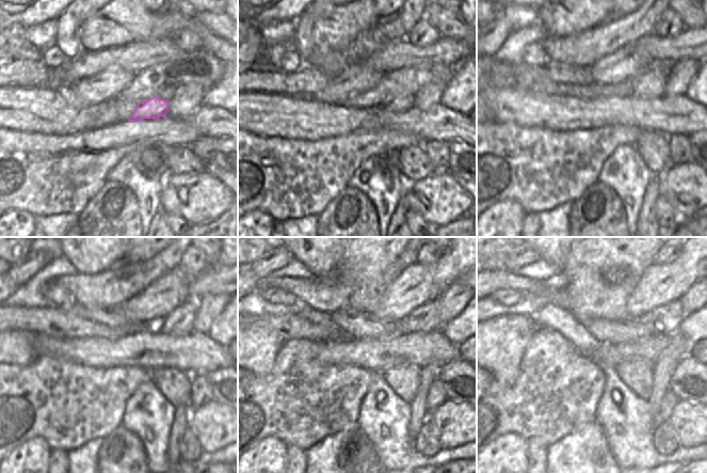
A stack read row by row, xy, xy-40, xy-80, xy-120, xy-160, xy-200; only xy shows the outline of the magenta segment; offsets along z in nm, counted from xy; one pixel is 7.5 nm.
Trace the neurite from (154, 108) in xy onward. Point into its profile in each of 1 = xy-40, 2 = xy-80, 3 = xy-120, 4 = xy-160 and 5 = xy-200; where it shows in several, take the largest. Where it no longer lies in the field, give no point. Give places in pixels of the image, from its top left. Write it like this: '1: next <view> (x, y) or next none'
1: next xy-40 (402, 104)
2: next xy-80 (651, 83)
3: next xy-120 (179, 322)
4: next xy-160 (426, 318)
5: next xy-200 (667, 319)

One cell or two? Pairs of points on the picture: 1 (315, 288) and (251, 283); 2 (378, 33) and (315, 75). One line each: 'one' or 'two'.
1: one
2: two

